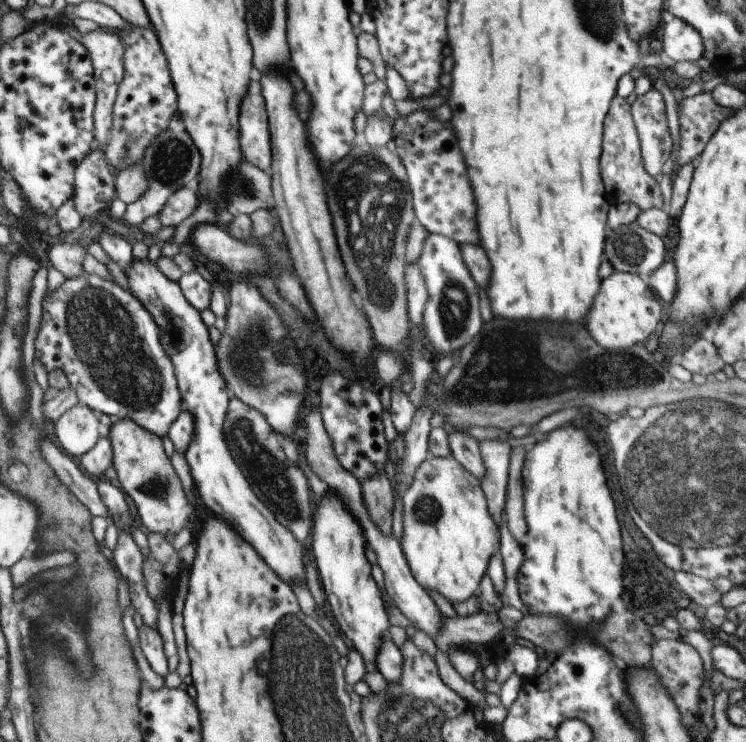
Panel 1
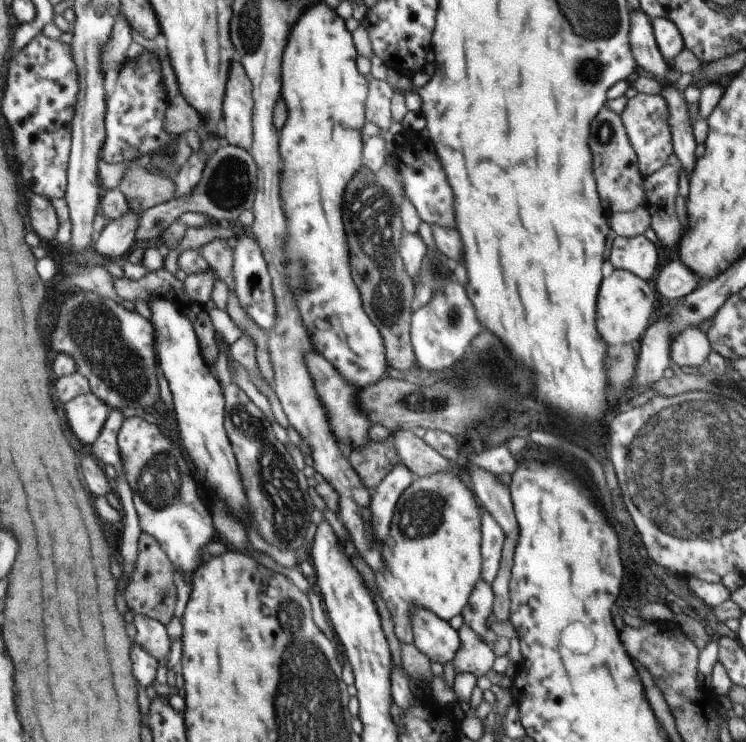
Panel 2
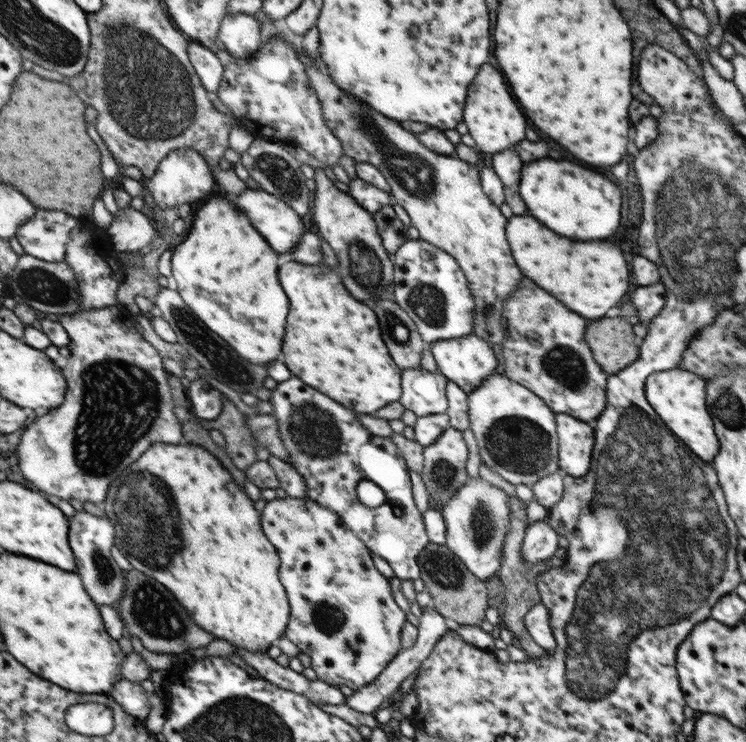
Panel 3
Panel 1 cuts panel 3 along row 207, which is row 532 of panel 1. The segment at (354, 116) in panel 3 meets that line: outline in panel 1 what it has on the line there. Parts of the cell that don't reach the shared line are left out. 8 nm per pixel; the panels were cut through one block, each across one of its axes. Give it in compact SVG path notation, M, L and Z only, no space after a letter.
M428 456L416 472L402 497L401 549L412 576L425 590L436 590L448 602L462 602L478 594L480 581L486 574L490 558L500 550L500 526L492 520L481 481L472 476L456 458Z

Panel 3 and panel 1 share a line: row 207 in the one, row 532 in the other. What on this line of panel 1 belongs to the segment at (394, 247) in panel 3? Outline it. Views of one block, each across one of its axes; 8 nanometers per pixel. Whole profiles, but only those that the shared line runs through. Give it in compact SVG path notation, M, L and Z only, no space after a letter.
M386 471L370 476L361 484L364 506L374 520L380 532L392 536L392 512L394 512L395 496L392 484L386 476Z

